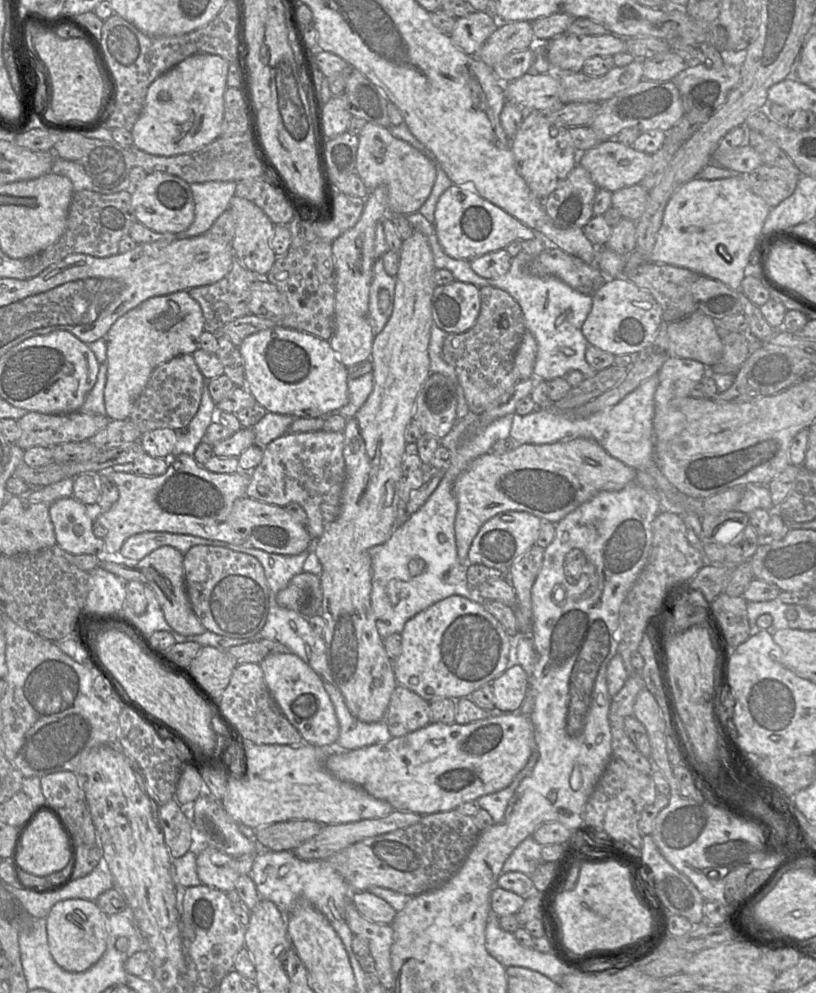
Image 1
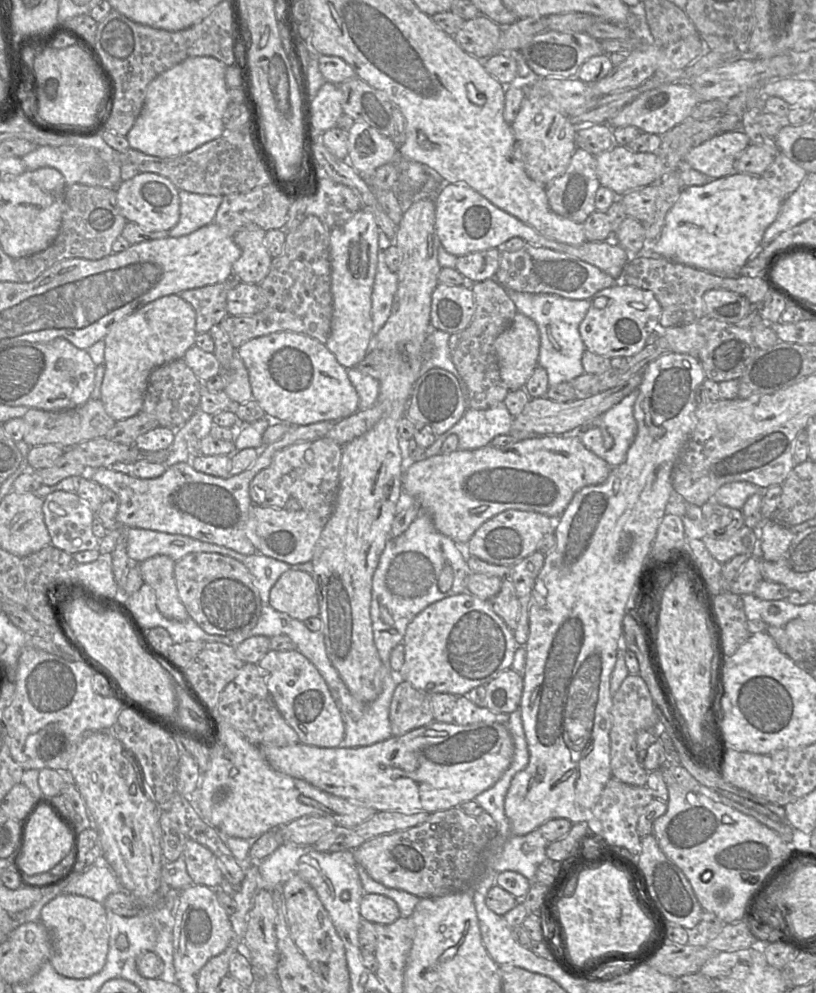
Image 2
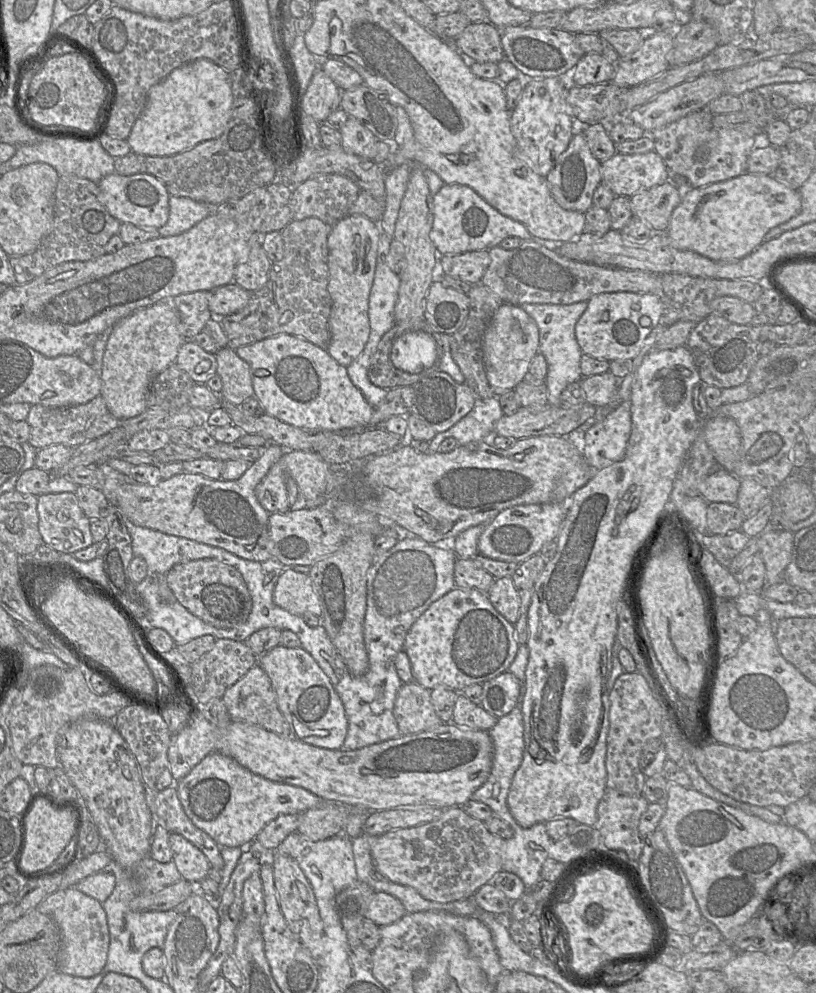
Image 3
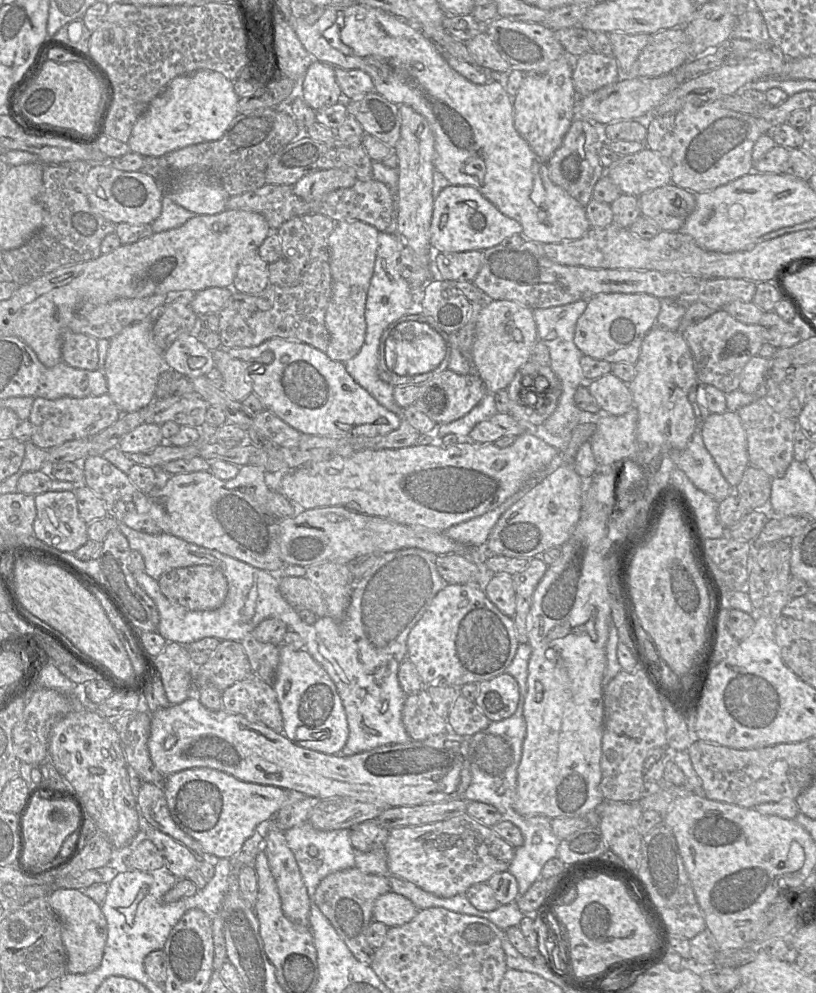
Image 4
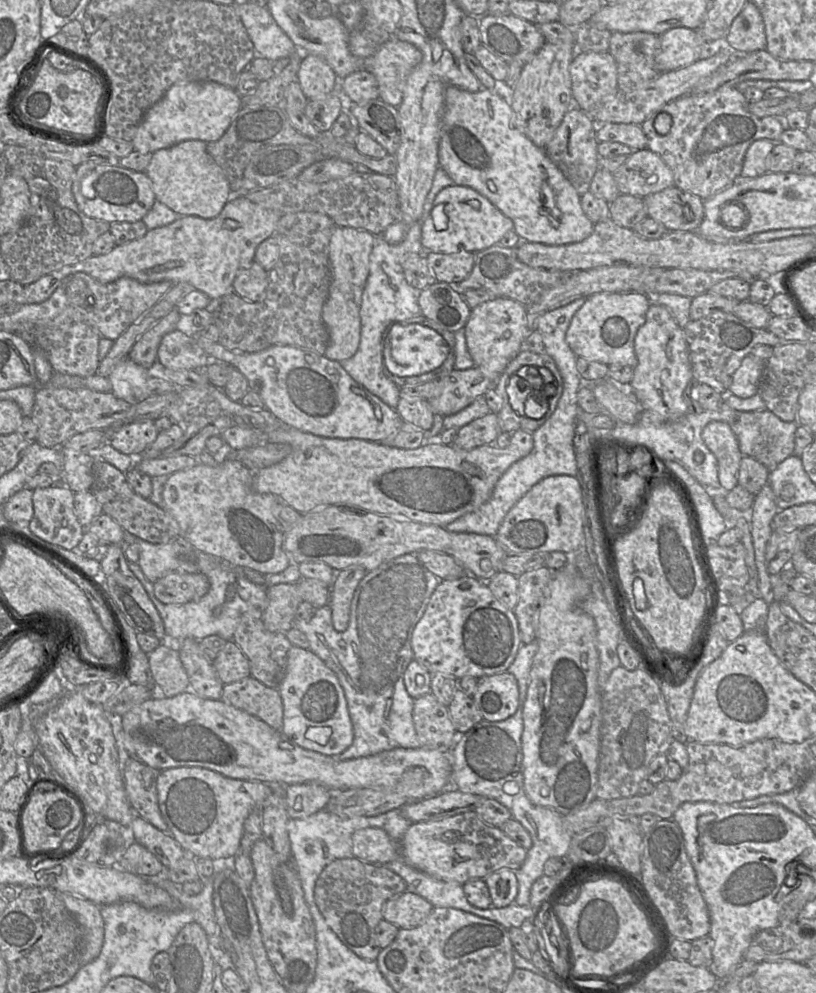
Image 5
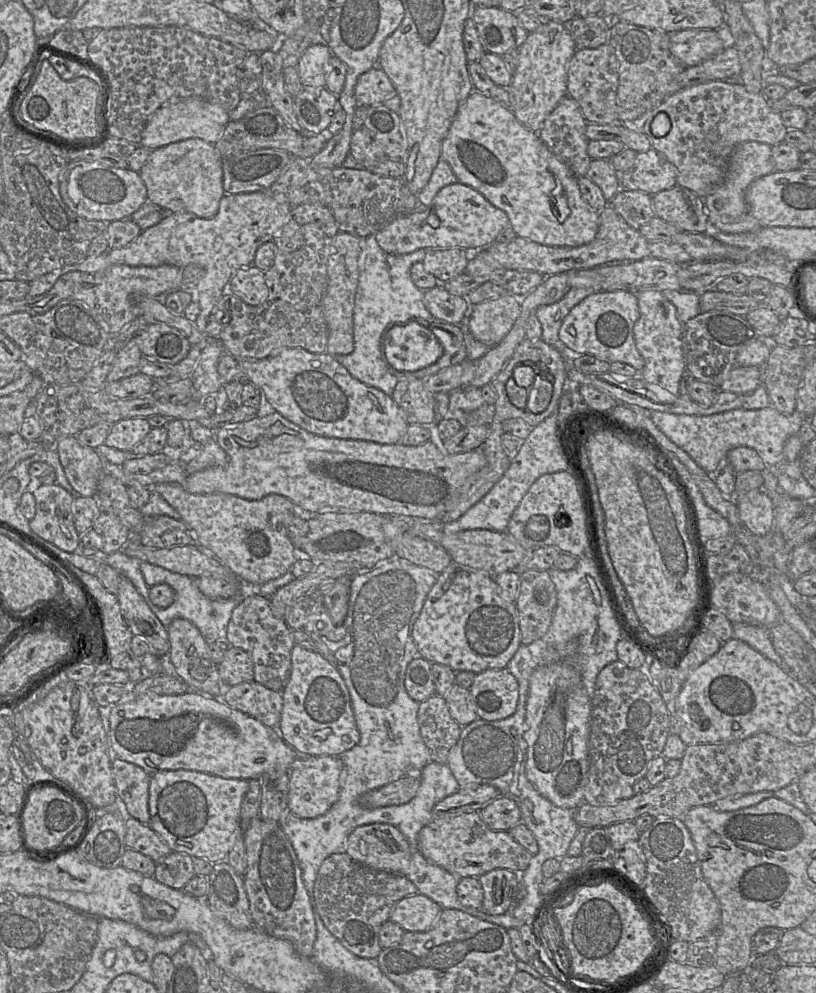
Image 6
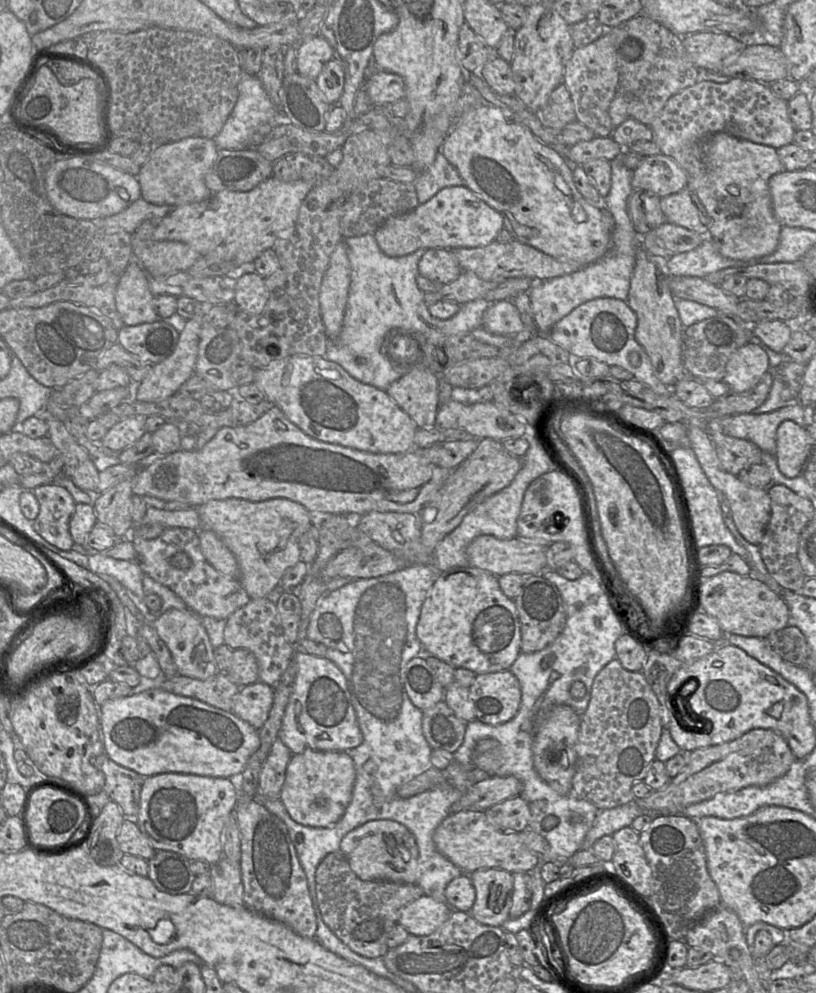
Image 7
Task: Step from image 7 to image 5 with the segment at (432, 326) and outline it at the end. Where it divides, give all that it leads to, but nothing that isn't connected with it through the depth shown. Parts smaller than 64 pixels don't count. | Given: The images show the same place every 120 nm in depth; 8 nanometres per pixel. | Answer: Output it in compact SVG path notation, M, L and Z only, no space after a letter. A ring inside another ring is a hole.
M422 222L410 224L404 240L396 245L387 243L382 235L374 236L373 248L369 256L369 275L363 290L360 308L361 335L359 348L354 356L340 361L345 371L356 382L393 409L396 409L400 399L400 387L384 373L384 340L392 324L404 323L422 313L418 303L422 290L408 284L401 265L401 258L405 253L425 255L430 253L424 250L421 244L421 224Z

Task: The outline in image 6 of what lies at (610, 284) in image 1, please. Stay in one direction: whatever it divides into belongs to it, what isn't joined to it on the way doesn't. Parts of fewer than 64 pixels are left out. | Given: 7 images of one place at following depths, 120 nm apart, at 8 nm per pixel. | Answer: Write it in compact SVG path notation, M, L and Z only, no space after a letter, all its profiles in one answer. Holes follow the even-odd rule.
M627 290L595 292L570 310L561 324L558 337L574 356L592 355L608 363L621 362L640 372L645 361L636 348L633 334L639 317L636 293Z

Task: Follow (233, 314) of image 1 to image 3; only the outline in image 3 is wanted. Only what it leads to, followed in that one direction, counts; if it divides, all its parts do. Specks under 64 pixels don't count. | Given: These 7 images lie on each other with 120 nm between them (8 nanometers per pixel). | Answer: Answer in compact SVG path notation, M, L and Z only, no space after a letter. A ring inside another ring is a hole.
M196 291L177 295L171 300L180 317L179 332L186 339L193 339L197 334L202 332L205 324L214 317L209 308L212 296L213 291Z

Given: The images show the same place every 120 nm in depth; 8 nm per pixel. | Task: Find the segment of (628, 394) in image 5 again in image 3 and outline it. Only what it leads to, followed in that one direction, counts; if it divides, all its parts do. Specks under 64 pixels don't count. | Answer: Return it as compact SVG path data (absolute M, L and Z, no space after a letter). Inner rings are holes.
M610 371L582 377L579 381L586 395L586 402L596 408L609 407L616 400L619 379Z

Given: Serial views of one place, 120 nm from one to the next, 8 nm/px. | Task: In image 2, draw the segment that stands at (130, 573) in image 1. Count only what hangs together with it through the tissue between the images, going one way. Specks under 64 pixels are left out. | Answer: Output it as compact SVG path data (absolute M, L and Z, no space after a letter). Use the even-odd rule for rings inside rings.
M157 555L139 564L144 583L148 584L156 596L159 612L167 619L184 621L189 618L182 604L175 582L175 563L165 555Z

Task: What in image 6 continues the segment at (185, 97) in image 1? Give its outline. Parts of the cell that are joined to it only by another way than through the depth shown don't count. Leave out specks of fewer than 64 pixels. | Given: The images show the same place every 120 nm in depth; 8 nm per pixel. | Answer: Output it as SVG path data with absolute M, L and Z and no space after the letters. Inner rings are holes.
M198 97L168 101L149 118L139 145L149 150L155 150L191 138L199 138L214 145L222 136L229 121L229 113L221 106Z

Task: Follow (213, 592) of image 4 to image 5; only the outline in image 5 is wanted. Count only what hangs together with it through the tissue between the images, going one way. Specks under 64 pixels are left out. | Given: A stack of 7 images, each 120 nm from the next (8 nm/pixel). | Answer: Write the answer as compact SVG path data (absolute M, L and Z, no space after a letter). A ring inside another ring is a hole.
M168 573L154 582L154 594L165 604L184 604L197 601L210 587L209 580L202 573Z

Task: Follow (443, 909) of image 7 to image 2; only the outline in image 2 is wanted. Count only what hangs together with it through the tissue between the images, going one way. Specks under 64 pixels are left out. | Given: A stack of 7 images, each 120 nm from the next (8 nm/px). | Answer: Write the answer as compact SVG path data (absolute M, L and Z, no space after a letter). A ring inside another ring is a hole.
M365 893L360 903L360 916L362 921L373 924L392 924L401 915L397 904L391 898Z

